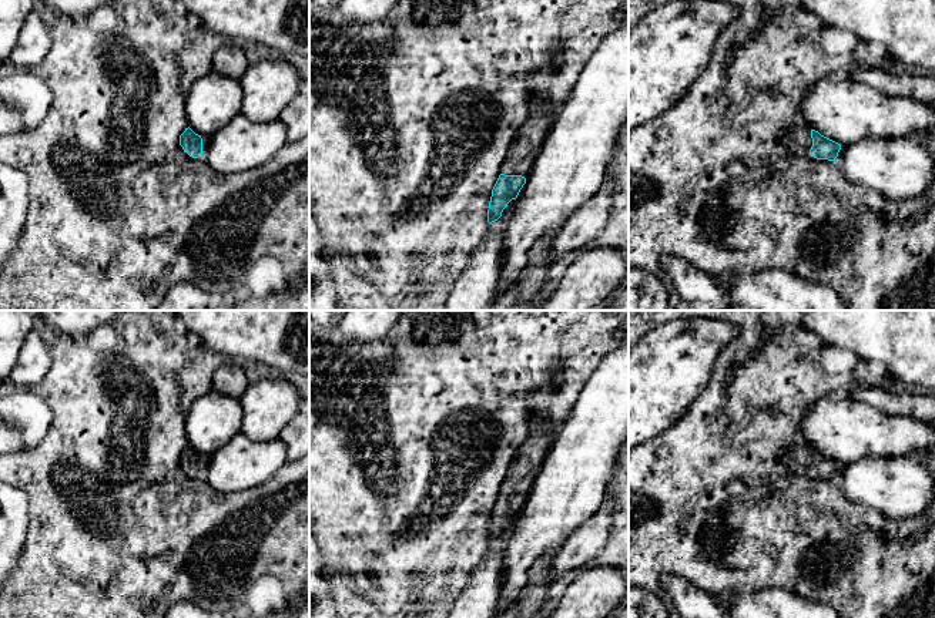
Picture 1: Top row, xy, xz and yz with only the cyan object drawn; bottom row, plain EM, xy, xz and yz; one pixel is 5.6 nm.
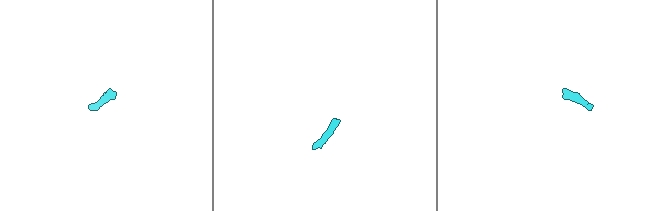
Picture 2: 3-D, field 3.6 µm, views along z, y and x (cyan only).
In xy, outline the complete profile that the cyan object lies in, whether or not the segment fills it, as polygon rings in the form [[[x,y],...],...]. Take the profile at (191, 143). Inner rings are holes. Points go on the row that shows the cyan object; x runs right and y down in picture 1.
[[[190,127],[180,135],[180,145],[192,158],[202,157],[210,142],[210,137],[195,134]]]

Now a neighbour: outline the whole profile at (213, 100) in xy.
[[[211,71],[188,88],[185,117],[195,134],[211,137],[239,114],[241,104],[239,81]]]

